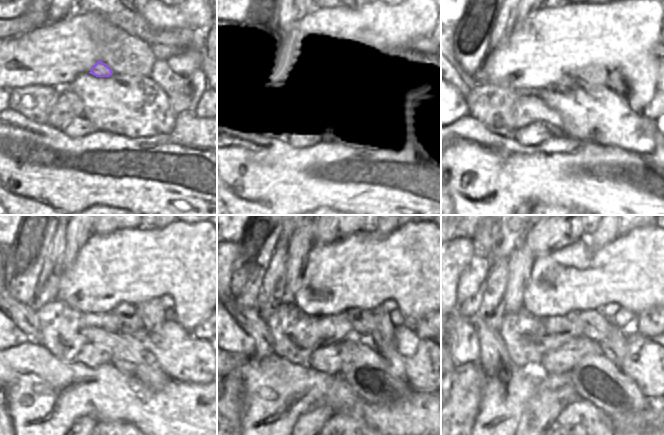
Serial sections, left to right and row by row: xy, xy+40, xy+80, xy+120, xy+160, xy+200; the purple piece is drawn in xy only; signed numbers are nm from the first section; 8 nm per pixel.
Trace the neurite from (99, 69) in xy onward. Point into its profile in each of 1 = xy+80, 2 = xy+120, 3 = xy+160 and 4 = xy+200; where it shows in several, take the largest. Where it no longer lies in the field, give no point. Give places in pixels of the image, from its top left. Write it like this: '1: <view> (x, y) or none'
1: xy+80 (566, 83)
2: xy+120 (128, 314)
3: xy+160 (362, 321)
4: xy+200 (596, 326)

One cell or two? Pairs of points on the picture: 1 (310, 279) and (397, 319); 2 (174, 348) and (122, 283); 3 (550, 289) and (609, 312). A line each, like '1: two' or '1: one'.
1: two
2: two
3: two

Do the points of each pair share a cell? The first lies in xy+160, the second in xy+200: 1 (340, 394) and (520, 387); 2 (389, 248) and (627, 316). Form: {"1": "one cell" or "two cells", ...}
{"1": "one cell", "2": "two cells"}

